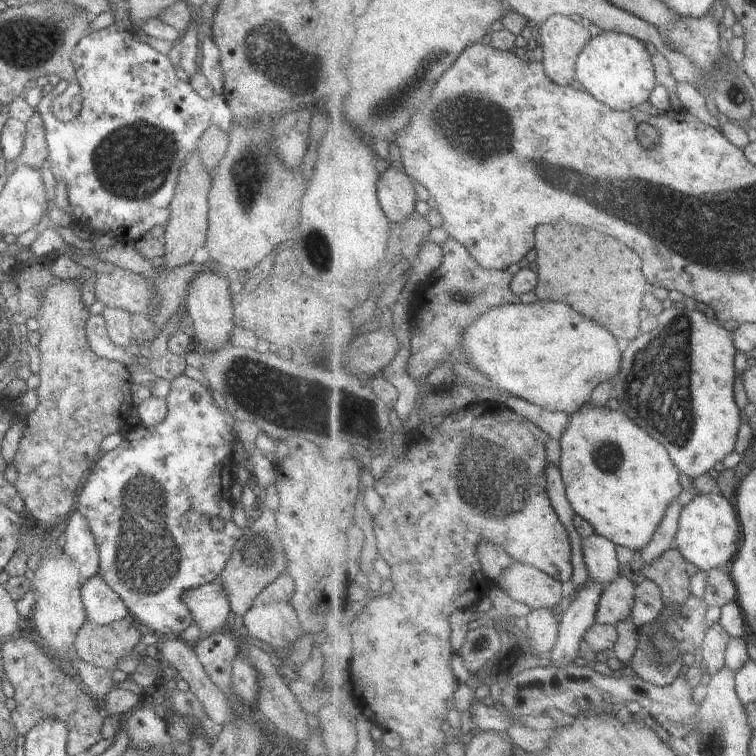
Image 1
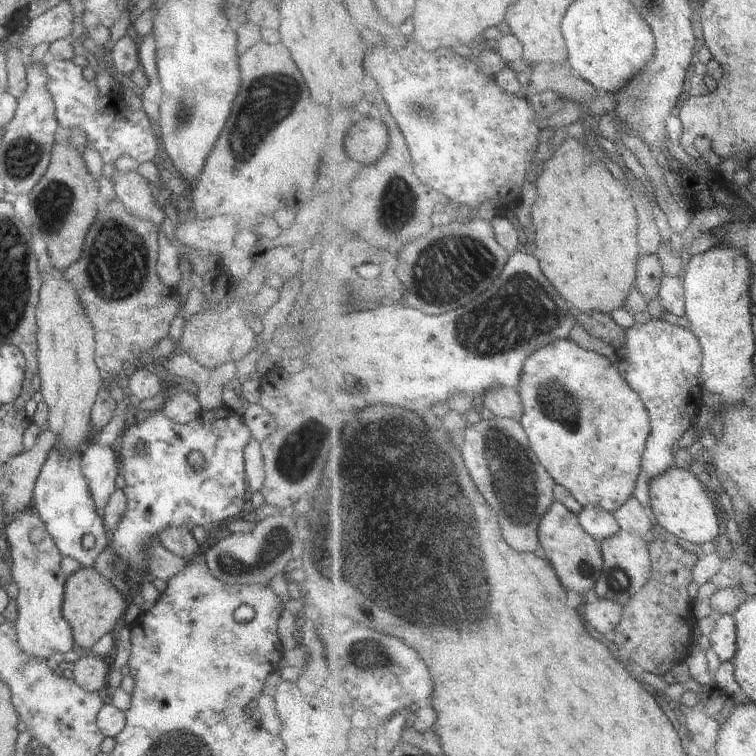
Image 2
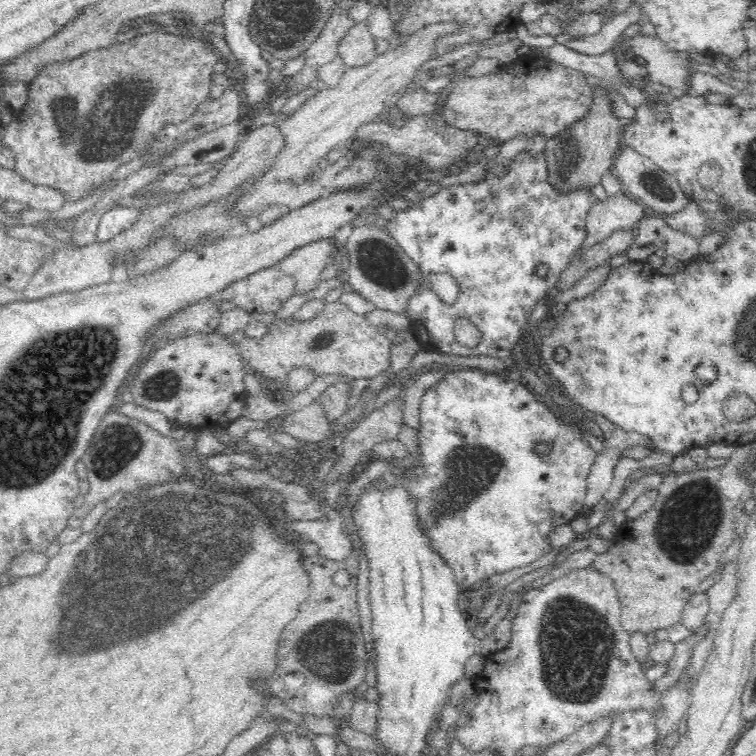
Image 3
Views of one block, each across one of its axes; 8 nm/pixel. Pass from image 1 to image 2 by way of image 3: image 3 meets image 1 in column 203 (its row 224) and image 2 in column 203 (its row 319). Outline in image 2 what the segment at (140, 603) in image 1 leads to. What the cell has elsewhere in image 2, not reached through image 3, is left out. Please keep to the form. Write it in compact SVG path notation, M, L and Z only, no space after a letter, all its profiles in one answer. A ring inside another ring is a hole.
M201 410L200 417L190 423L172 421L161 411L154 411L132 424L121 435L117 443L120 475L124 477L126 486L123 492L127 499L125 514L114 532L108 535L107 548L114 558L125 560L130 567L129 575L136 579L148 574L147 551L166 528L182 528L190 531L193 526L200 526L212 537L224 532L225 526L235 519L243 510L243 505L249 497L244 465L244 450L251 442L249 429L241 416L229 410ZM216 412L229 412L228 416L212 416ZM142 443L145 450L137 452L137 444ZM197 451L204 458L201 469L194 469L188 463L188 454Z

